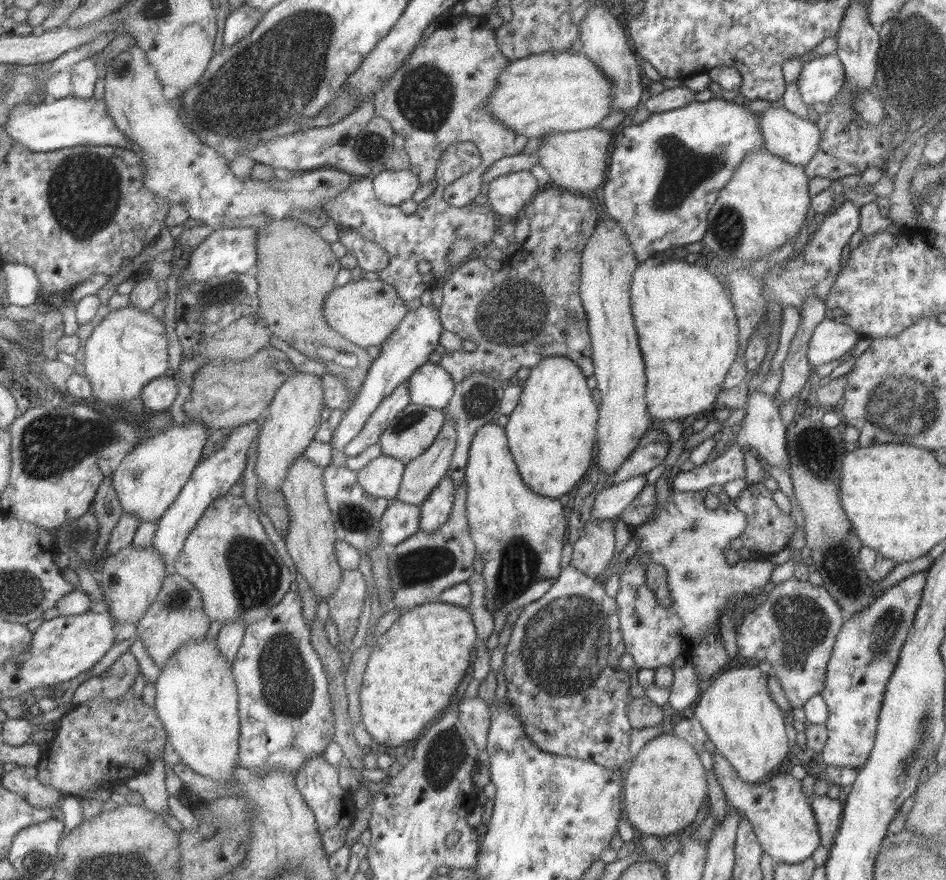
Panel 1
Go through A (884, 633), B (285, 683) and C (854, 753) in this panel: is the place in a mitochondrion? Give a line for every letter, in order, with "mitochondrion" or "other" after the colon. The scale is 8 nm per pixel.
A: mitochondrion
B: mitochondrion
C: other

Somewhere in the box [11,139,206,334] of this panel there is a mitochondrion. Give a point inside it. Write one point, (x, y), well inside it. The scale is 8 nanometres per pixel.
(83, 193)

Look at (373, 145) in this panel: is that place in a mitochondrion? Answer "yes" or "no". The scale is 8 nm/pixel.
yes

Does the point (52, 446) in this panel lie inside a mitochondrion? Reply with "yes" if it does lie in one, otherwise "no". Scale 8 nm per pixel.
yes

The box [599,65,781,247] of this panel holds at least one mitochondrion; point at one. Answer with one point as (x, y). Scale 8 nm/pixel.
(684, 169)

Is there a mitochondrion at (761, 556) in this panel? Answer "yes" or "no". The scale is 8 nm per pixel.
no

